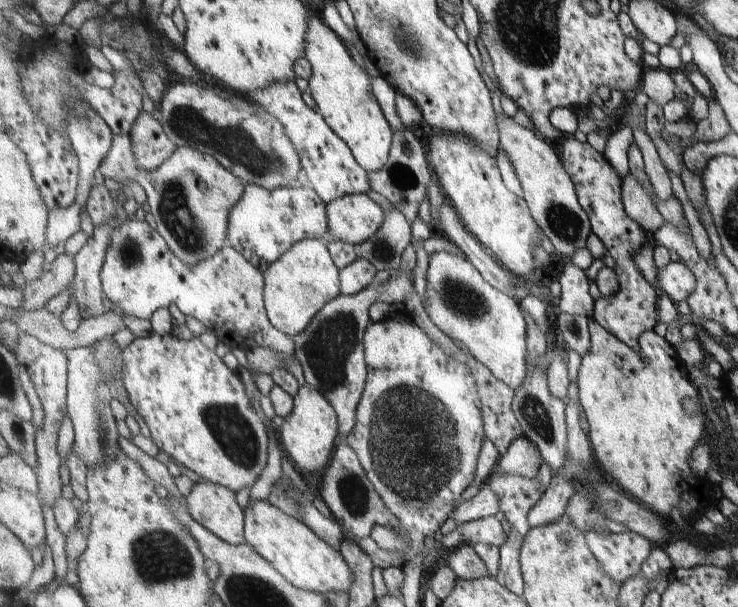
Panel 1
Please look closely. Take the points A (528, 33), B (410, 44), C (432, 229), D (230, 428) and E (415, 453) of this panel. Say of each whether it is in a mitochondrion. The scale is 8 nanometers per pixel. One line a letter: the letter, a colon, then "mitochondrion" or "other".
A: mitochondrion
B: mitochondrion
C: other
D: mitochondrion
E: mitochondrion

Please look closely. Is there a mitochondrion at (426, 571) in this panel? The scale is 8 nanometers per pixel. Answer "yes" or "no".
no

